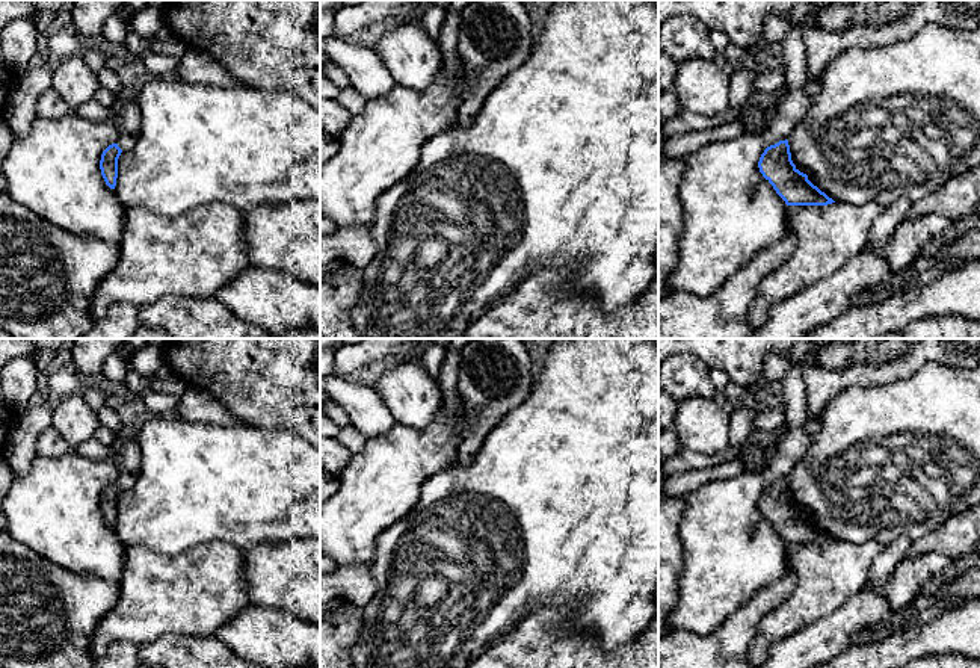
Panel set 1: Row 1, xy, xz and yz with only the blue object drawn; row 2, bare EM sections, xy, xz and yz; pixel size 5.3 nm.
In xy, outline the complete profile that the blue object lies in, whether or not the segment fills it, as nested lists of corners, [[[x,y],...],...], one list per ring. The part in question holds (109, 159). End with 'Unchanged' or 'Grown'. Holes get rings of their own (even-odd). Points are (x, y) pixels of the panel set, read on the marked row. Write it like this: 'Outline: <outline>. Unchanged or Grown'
Outline: [[[119,95],[113,106],[113,116],[119,127],[118,141],[109,145],[100,160],[101,175],[110,189],[115,189],[118,178],[118,159],[122,151],[130,150],[139,138],[140,109],[131,95]]]. Grown

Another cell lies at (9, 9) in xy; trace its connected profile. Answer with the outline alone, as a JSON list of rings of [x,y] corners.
[[[0,0],[0,115],[5,116],[6,104],[11,92],[11,83],[15,77],[6,66],[2,53],[2,30],[3,27],[20,17],[33,17],[35,8],[27,0]]]

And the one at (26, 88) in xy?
[[[38,51],[12,79],[5,118],[14,139],[30,130],[38,115],[38,100],[51,88],[51,80],[53,68],[47,57]]]

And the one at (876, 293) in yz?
[[[883,283],[876,287],[861,290],[850,298],[850,305],[868,305],[873,302],[879,302],[886,296],[892,295],[894,290],[885,289]]]

